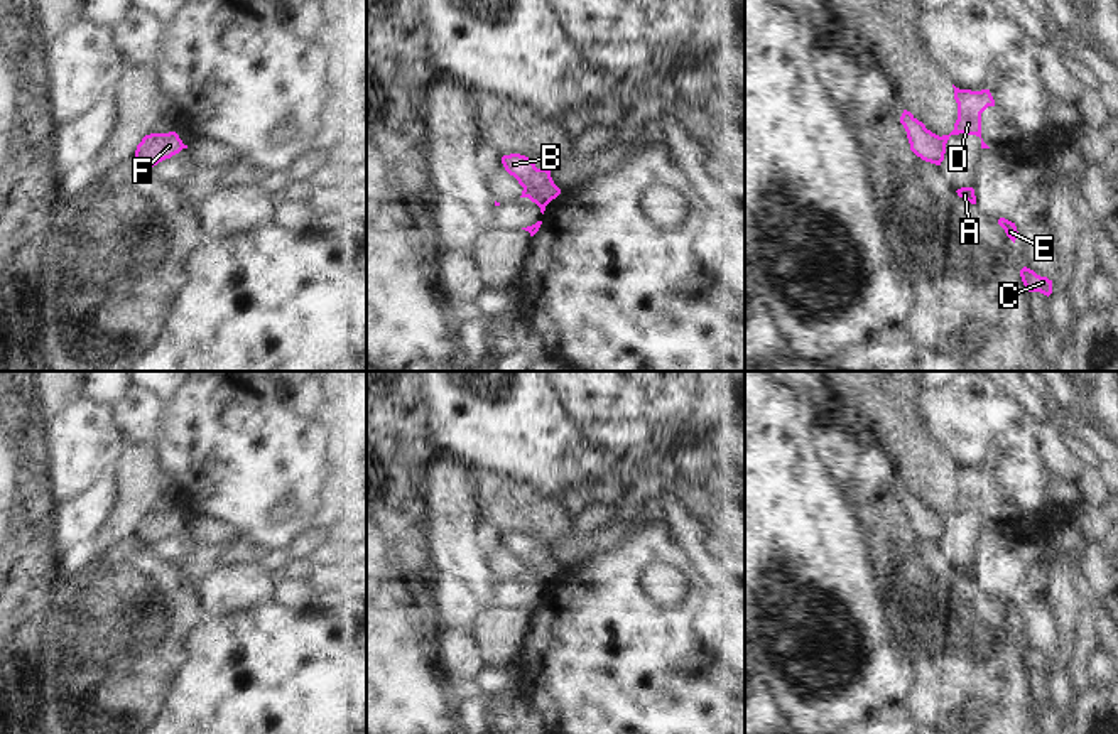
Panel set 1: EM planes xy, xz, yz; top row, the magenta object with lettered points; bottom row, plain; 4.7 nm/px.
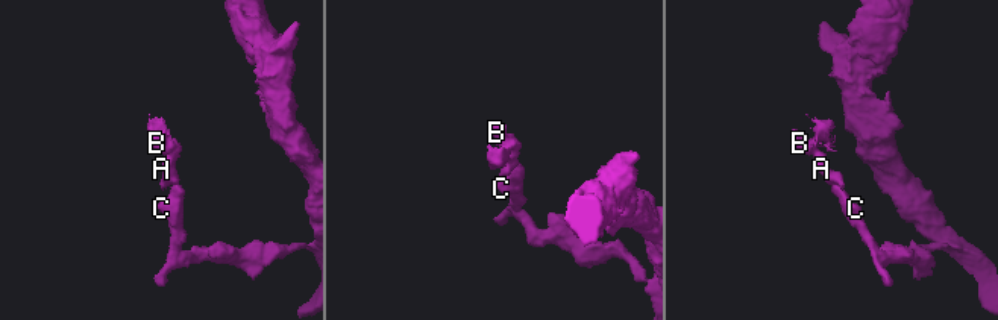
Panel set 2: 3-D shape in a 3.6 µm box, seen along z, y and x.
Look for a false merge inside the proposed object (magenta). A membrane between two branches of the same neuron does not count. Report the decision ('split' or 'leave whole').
split

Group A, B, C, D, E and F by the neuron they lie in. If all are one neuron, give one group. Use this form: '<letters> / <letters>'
A B C E F / D

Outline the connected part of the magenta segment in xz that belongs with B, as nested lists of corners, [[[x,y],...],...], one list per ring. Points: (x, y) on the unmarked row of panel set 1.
[[[510,532],[502,535],[502,542],[525,569],[535,570],[545,584],[561,572],[561,567],[551,555],[551,548],[537,547],[532,537]]]

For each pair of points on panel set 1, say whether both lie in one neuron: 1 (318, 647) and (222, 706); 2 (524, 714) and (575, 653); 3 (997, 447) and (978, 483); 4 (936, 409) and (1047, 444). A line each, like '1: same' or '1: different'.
1: same
2: different
3: different
4: different

